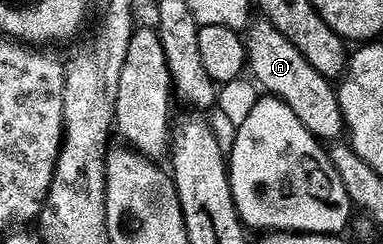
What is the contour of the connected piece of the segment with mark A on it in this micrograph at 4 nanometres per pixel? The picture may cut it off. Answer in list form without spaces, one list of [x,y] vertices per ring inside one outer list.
[[[264,20],[254,21],[248,27],[245,48],[247,70],[252,81],[266,95],[283,99],[291,112],[303,120],[303,128],[314,134],[318,142],[337,144],[346,137],[345,121],[334,83],[315,72],[315,68],[303,60],[303,52],[299,52],[299,48],[295,48],[295,44],[279,32],[279,28]]]

